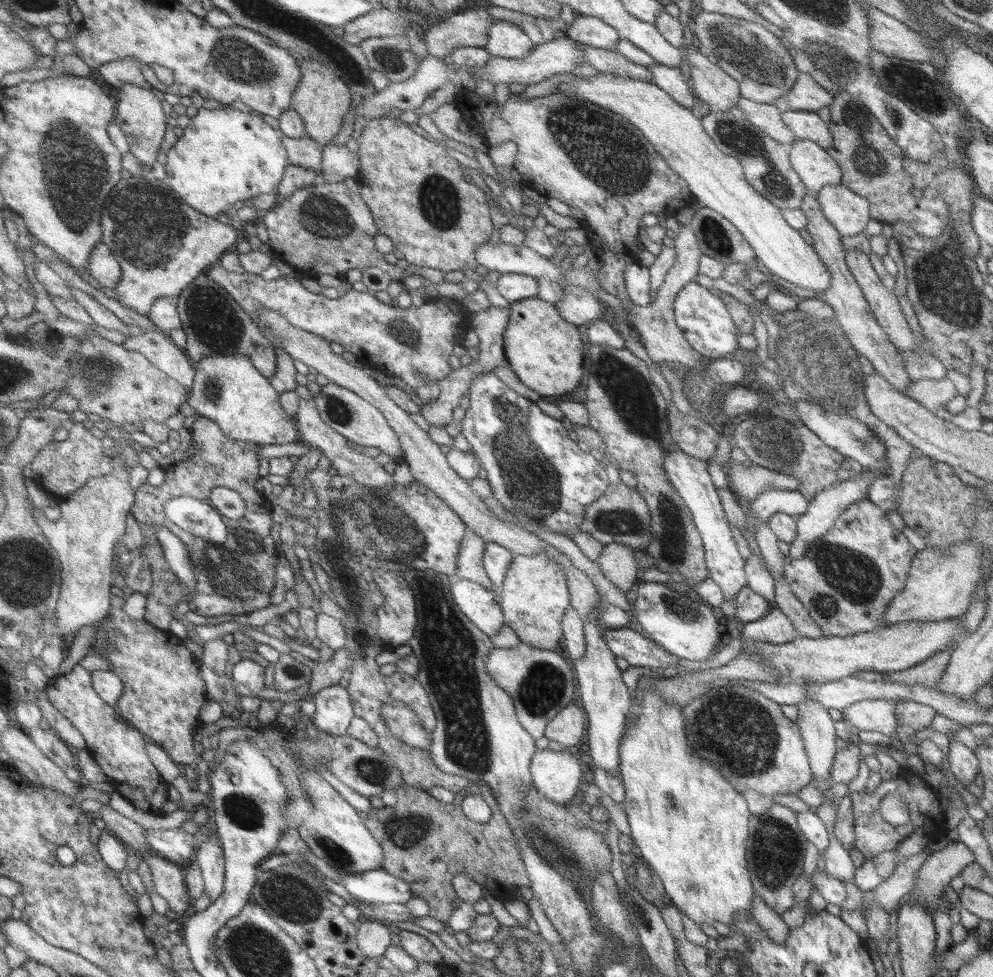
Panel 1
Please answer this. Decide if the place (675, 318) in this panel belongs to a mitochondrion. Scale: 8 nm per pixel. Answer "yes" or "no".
no

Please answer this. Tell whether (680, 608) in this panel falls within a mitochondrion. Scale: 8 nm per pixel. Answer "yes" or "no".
yes

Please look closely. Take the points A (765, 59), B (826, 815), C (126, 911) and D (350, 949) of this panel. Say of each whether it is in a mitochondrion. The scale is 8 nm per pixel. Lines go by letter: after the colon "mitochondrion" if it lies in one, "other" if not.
A: mitochondrion
B: other
C: other
D: other

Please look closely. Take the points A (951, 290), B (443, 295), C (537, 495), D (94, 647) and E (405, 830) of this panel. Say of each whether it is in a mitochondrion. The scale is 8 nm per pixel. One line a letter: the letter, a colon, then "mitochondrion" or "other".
A: mitochondrion
B: other
C: mitochondrion
D: other
E: mitochondrion

